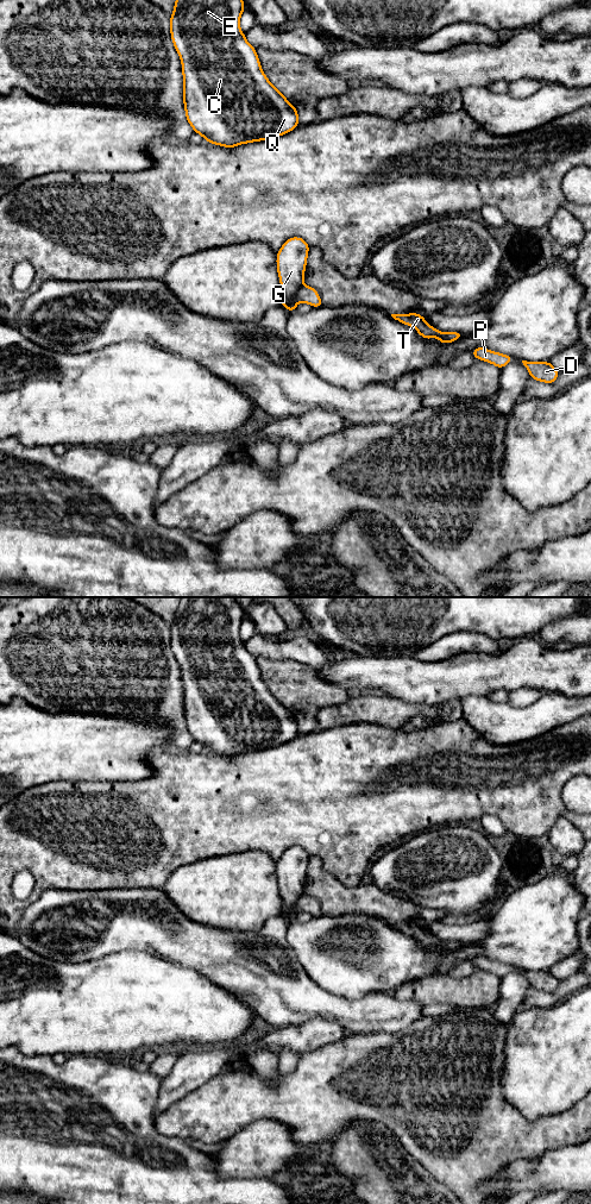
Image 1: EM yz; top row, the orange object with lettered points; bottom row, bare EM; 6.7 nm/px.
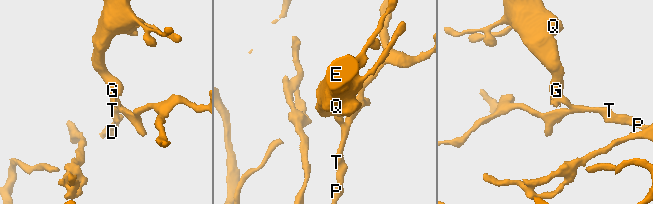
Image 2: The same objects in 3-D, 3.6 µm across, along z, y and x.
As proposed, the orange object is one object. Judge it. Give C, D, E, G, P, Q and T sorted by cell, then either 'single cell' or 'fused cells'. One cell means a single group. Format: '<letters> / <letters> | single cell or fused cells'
C E G Q / D P T | fused cells

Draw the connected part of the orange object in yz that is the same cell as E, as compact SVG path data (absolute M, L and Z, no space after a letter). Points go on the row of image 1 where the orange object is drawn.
M176 0L170 15L170 35L181 58L186 118L205 140L225 148L283 136L298 126L297 109L263 73L256 49L240 30L243 0Z

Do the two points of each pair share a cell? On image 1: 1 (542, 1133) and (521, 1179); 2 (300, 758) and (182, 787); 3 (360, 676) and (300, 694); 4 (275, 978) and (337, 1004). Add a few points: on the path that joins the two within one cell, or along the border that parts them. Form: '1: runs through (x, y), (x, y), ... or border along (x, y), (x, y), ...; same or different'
1: border along (557, 1147), (536, 1158), (516, 1159), (504, 1168); different
2: runs through (270, 787), (212, 787); same
3: border along (315, 669), (324, 679), (338, 684), (350, 693); different
4: runs through (290, 994), (299, 999), (321, 1003); same

